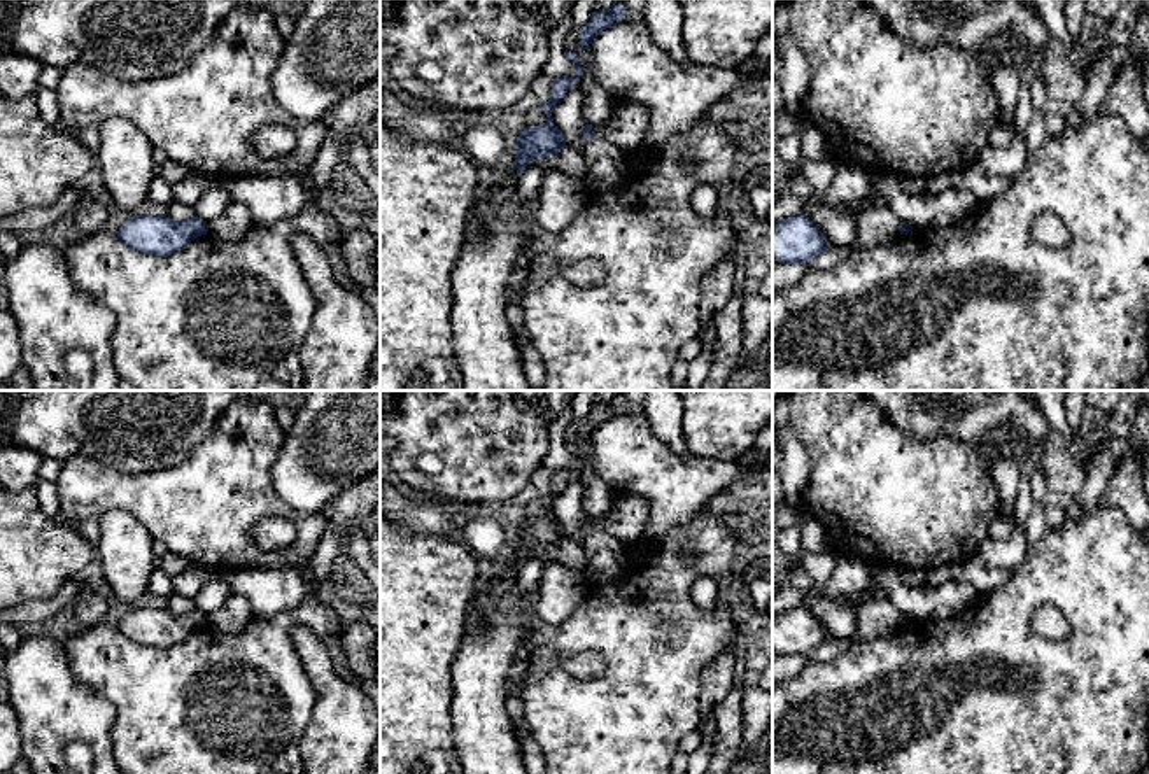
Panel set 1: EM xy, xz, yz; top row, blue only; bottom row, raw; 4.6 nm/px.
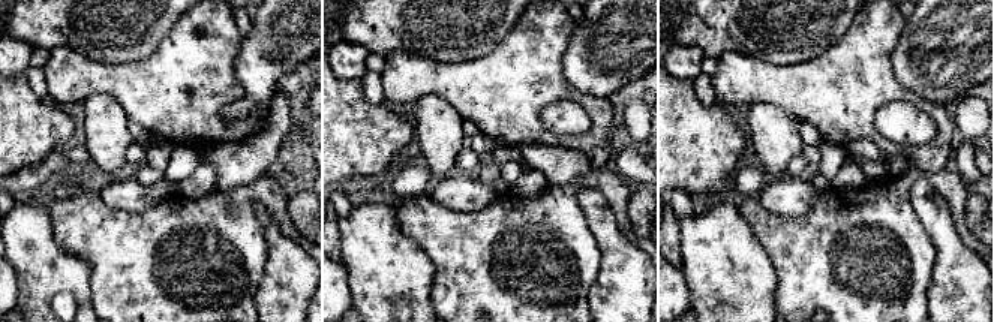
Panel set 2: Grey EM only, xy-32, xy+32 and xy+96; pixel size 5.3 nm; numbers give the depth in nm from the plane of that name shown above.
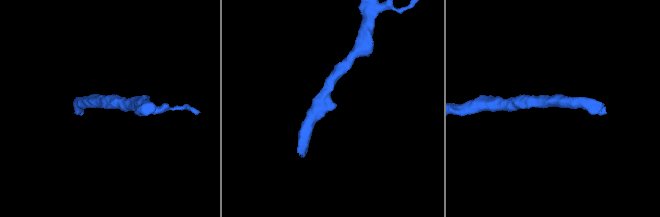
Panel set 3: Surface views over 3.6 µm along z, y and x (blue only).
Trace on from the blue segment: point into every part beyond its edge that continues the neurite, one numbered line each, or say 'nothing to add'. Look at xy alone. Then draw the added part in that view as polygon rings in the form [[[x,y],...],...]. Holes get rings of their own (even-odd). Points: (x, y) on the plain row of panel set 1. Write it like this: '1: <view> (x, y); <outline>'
nothing to add

